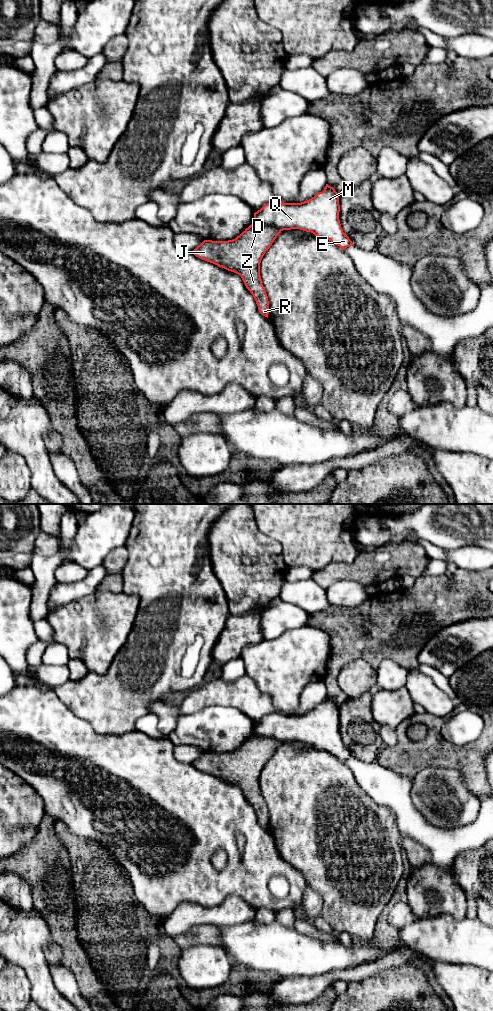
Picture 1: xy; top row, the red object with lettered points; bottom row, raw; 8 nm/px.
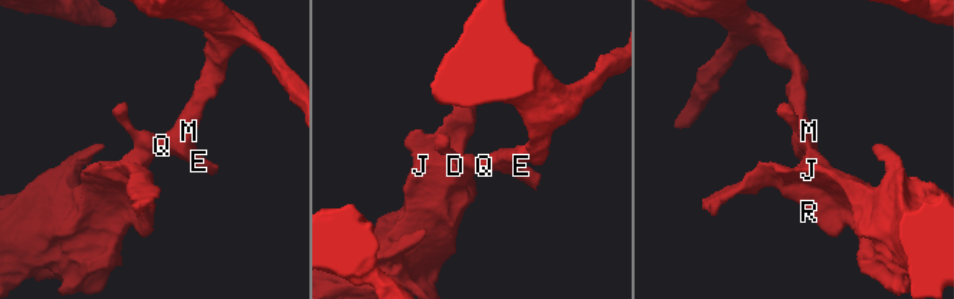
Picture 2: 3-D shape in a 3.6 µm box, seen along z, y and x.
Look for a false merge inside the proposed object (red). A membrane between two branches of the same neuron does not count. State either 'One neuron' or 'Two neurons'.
Two neurons

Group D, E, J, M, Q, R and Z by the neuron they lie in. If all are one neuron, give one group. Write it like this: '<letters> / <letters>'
D J R Z / E M Q

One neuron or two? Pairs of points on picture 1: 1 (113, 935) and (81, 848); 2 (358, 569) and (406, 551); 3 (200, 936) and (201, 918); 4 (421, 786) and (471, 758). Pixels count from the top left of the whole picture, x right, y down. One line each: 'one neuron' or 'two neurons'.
1: one neuron
2: one neuron
3: two neurons
4: two neurons

